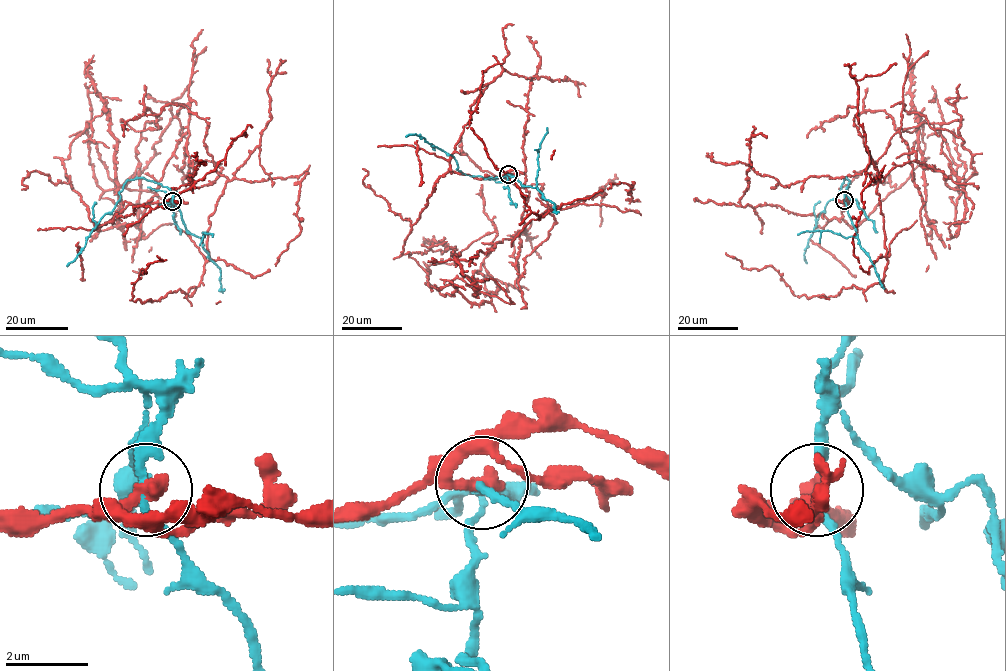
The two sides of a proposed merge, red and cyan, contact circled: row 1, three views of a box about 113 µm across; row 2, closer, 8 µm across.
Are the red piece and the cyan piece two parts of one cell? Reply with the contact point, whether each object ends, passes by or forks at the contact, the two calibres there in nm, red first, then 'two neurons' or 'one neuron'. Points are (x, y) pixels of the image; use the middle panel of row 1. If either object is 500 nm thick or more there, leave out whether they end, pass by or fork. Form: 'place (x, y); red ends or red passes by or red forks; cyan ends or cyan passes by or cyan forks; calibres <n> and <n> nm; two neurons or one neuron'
place (508, 174); red ends; cyan passes by; calibres 400 and 170 nm; two neurons

